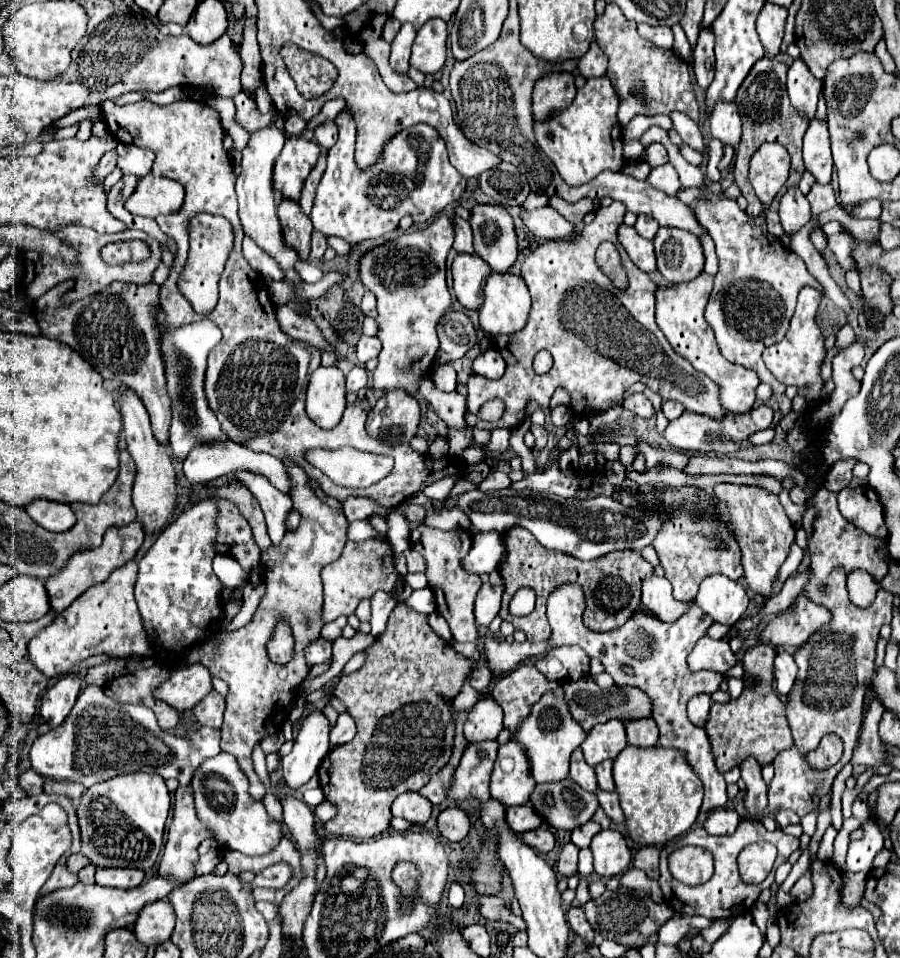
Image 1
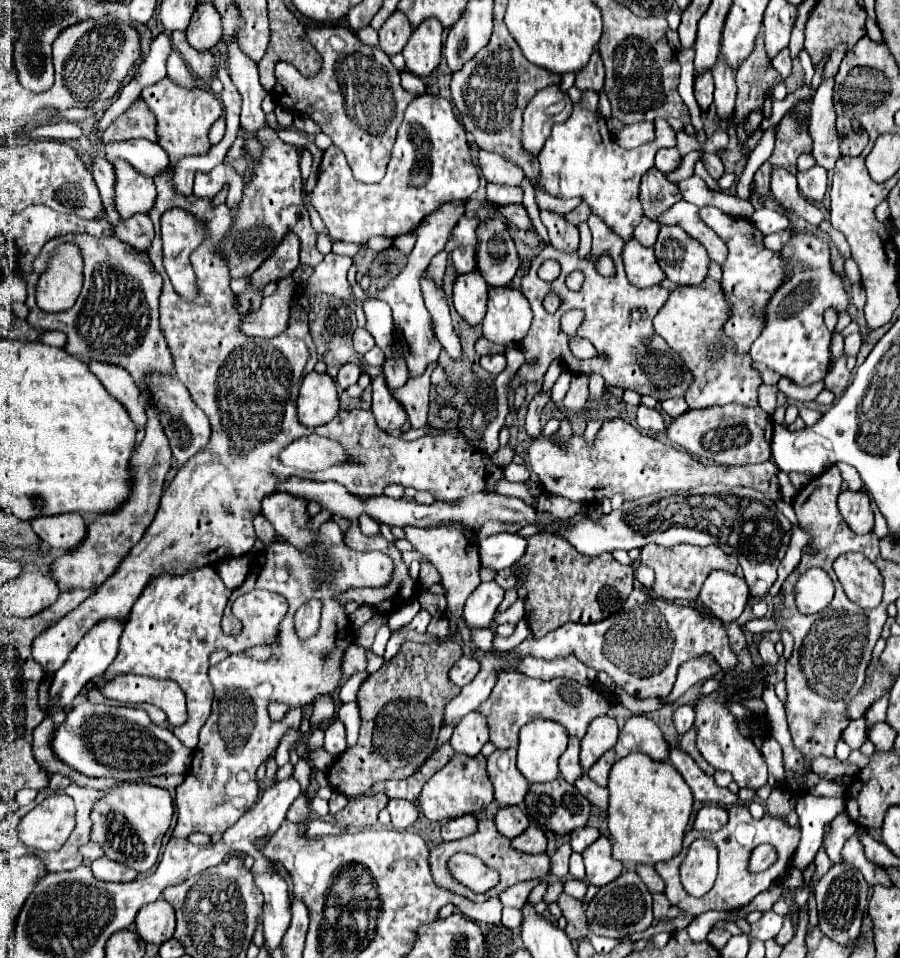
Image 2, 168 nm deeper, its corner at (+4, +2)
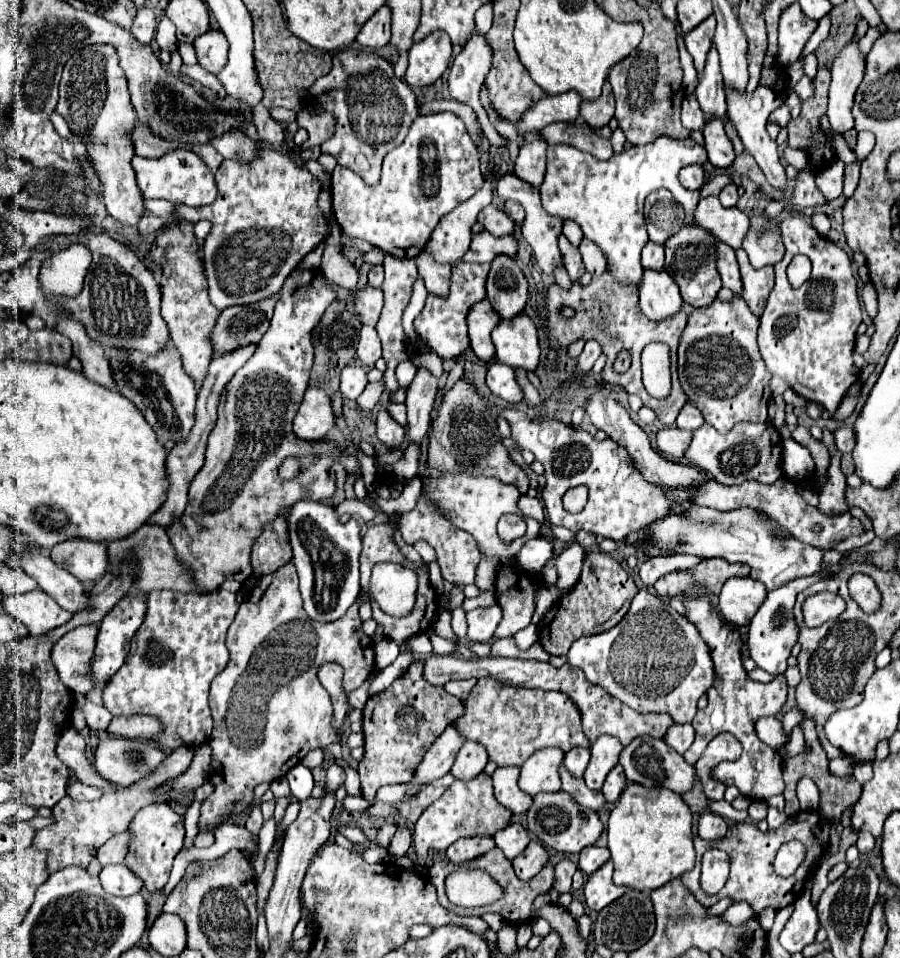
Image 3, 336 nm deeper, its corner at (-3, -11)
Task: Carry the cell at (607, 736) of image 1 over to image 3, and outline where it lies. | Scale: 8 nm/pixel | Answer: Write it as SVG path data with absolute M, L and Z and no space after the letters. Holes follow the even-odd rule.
M603 734L591 744L591 762L589 762L585 776L583 776L589 788L601 790L605 776L617 764L621 750L623 750L623 744L615 736Z

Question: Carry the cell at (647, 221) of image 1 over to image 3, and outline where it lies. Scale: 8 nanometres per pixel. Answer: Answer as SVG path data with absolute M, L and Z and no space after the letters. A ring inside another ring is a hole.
M647 242L643 248L643 268L651 268L651 270L661 270L663 268L663 260L665 260L665 250L661 244L655 242Z

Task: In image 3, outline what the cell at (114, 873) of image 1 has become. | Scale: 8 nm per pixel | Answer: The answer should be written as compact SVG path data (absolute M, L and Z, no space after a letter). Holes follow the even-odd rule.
M125 864L105 866L99 878L101 878L103 890L113 896L131 896L143 888L143 882Z

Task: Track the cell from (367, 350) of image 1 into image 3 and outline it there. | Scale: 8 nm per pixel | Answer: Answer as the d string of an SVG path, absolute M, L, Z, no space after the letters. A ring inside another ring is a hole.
M363 326L359 334L359 346L357 356L365 366L375 366L375 362L381 358L381 342L377 336L377 330L373 326Z

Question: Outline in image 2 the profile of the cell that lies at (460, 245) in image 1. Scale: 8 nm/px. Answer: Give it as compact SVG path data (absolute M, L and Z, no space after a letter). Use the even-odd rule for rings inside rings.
M458 247L458 249L454 249L452 251L452 263L454 263L456 275L476 271L476 249L474 247Z

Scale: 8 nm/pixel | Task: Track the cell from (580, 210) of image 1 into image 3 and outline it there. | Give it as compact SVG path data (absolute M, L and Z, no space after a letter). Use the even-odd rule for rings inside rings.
M583 238L579 244L579 252L581 252L583 264L591 276L603 274L603 270L607 268L607 260L603 258L603 252L599 250L599 246L595 246L595 242L591 242L589 238Z

